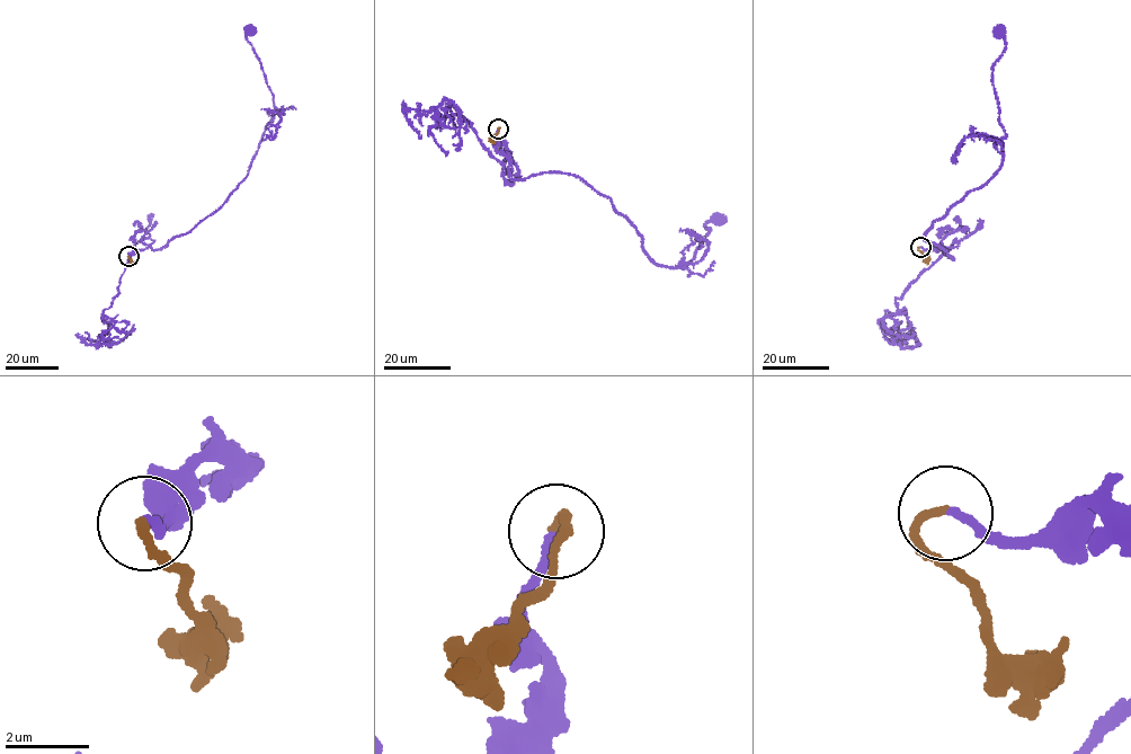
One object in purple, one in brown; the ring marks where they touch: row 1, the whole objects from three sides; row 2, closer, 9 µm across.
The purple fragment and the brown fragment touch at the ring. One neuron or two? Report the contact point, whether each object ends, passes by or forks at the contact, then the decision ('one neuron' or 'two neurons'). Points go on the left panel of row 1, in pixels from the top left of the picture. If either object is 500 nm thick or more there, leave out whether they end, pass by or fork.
place (128, 256); purple ends; brown ends; one neuron

